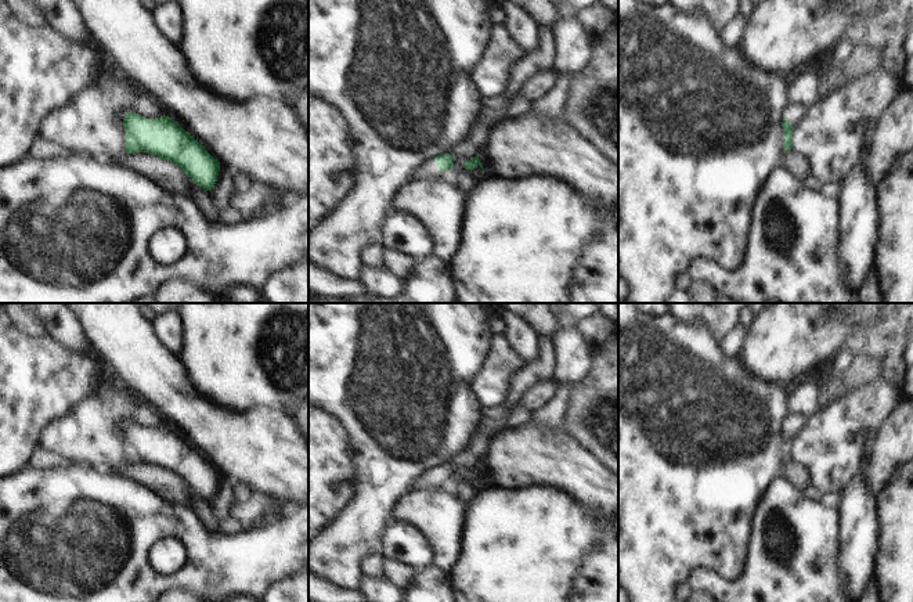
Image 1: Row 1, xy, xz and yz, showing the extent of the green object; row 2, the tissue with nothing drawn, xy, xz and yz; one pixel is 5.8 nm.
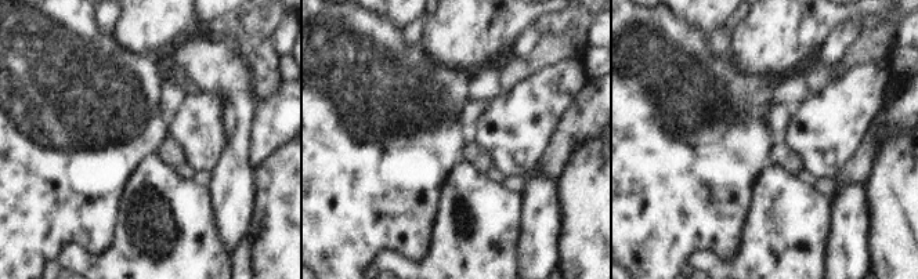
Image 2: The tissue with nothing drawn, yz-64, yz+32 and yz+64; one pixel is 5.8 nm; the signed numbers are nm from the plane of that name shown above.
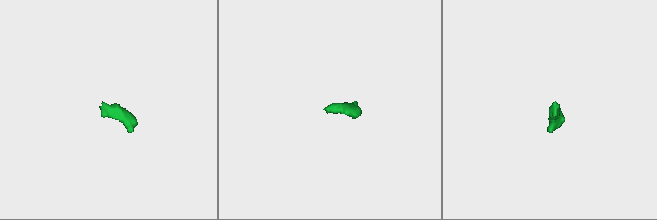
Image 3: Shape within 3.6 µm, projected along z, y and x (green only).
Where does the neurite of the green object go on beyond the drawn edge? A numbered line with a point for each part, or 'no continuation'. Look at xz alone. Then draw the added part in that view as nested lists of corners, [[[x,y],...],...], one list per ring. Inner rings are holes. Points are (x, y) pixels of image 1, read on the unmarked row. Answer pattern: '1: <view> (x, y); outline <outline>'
1: xz (429, 479); outline [[[433,468],[433,469],[423,472],[419,477],[416,477],[411,483],[408,493],[439,489],[440,484],[441,484],[441,482],[436,473],[436,469]]]

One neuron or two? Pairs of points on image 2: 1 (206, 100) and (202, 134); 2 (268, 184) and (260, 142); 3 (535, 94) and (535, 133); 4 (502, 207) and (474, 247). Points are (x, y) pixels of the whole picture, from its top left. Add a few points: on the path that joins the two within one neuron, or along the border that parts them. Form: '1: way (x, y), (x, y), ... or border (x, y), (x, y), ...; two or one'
1: way (206, 108), (202, 112), (202, 126); one
2: border (286, 142), (253, 169); two
3: way (535, 104), (531, 111), (531, 123); one
4: way (492, 217), (477, 232), (476, 238); one

